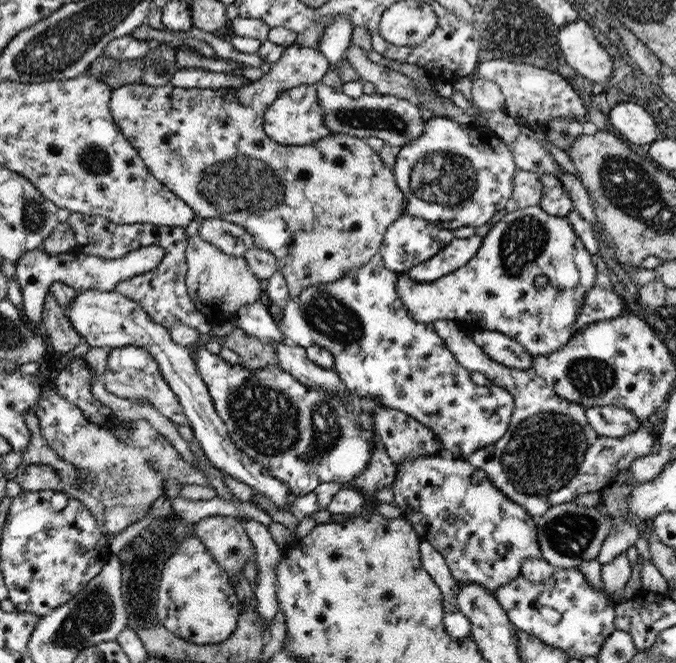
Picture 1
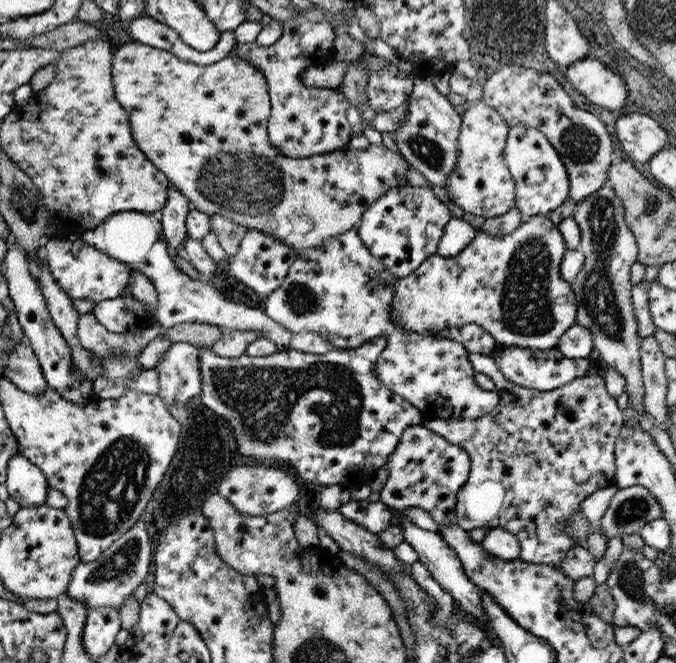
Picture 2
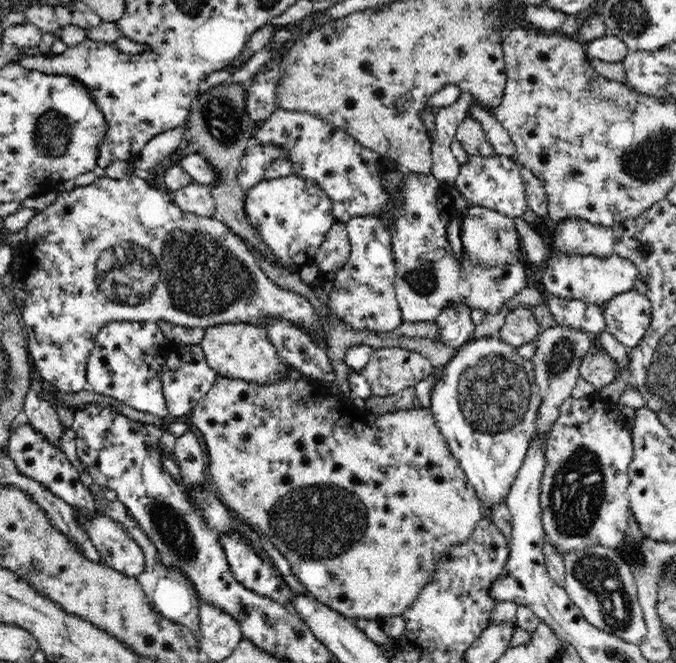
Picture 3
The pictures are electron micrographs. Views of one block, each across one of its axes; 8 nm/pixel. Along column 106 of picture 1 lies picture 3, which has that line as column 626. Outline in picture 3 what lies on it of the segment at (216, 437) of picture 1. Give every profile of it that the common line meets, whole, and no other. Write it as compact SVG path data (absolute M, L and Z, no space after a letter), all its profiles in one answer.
M632 288L630 292L610 298L600 308L604 312L606 332L616 336L616 340L630 350L642 344L654 318L654 306L646 294Z

